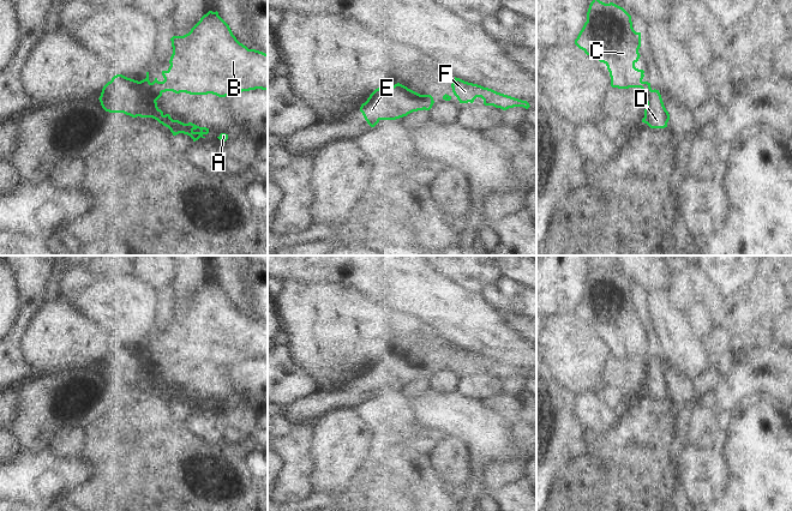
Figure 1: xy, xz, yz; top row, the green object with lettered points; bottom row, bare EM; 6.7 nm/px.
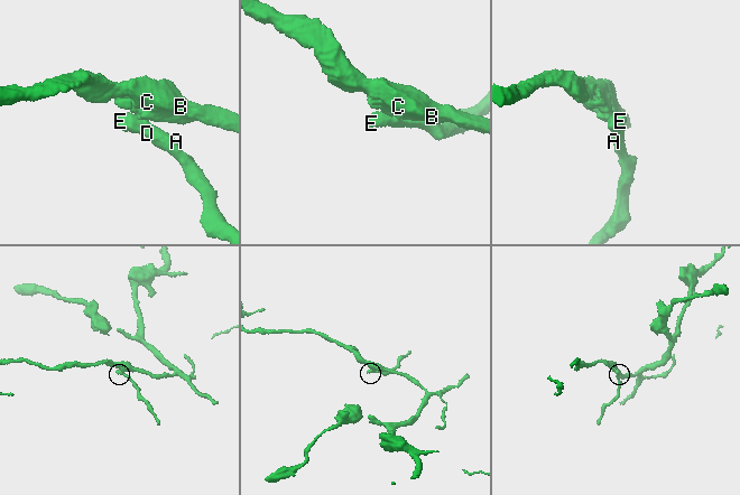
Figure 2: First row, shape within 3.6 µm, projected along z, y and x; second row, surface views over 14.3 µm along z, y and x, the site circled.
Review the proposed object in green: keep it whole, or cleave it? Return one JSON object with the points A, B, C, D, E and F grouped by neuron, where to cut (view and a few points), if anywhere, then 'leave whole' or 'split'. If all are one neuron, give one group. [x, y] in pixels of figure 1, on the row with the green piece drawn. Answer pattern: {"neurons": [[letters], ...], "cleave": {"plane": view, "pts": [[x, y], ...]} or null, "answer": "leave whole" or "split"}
{"neurons": [["A", "D", "E"], ["B", "C", "F"]], "cleave": {"plane": "xy", "pts": [[138, 82], [149, 85], [161, 94]]}, "answer": "split"}

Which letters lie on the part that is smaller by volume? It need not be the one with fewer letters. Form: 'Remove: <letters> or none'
Remove: A, D, E

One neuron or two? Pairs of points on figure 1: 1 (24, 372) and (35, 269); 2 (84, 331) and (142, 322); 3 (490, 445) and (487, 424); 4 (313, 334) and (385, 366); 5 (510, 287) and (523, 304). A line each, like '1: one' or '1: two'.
1: one
2: two
3: one
4: two
5: one

